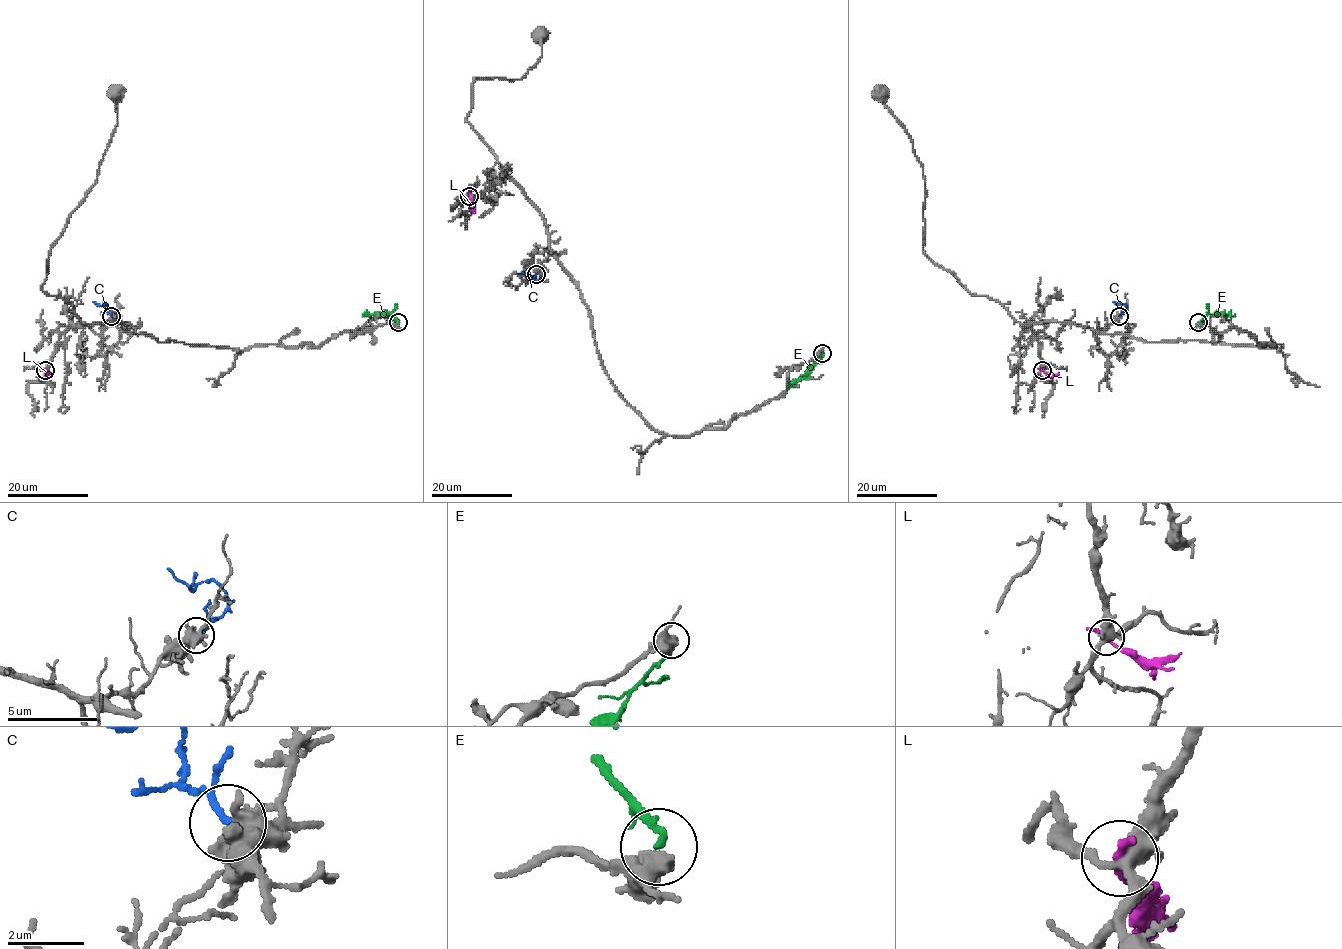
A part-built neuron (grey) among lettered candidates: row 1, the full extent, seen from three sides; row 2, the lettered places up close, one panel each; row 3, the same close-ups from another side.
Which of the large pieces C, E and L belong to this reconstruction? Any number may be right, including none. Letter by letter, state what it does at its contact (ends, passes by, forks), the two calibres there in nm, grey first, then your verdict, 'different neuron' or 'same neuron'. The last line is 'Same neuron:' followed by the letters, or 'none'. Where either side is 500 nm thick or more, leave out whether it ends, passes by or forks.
C: it ends; calibres 400 and 160 nm; same neuron
E: it ends; calibres 380 and 190 nm; different neuron
L: it passes by; calibres 380 and 170 nm; different neuron
Same neuron: C

